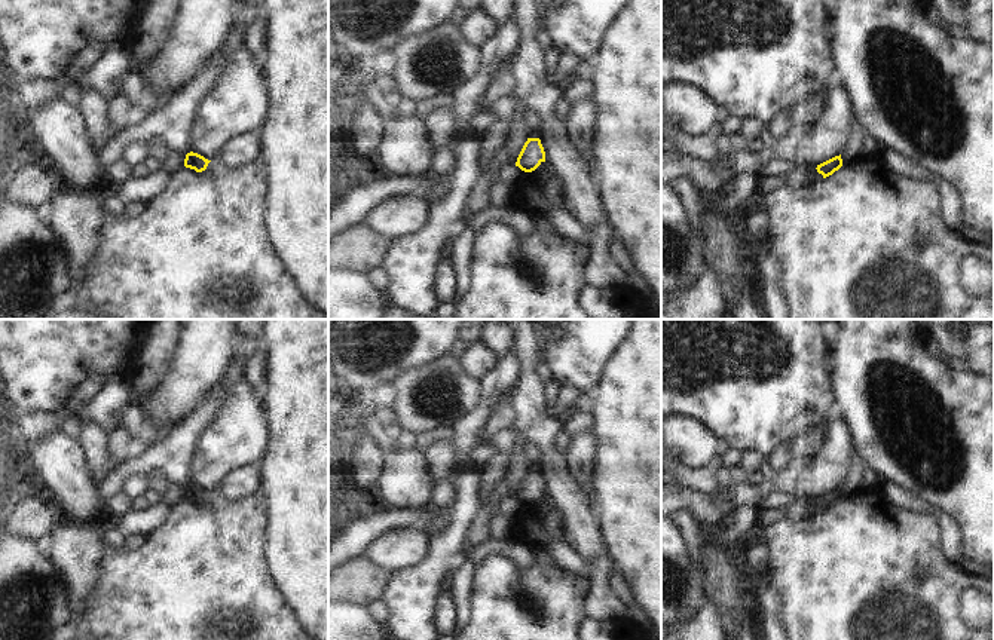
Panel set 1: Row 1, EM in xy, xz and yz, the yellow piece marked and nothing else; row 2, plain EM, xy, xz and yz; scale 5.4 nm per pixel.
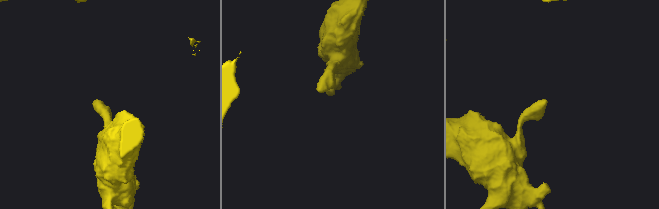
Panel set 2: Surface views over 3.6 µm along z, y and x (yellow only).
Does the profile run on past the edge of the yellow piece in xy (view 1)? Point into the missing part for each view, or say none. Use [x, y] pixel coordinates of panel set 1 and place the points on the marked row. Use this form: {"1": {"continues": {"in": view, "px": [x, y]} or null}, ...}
{"1": {"continues": null}}

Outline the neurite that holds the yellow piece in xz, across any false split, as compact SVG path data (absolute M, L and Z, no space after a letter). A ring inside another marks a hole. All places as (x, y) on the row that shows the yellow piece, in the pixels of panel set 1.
M527 138L524 143L516 166L524 172L535 171L542 162L545 162L545 151L539 138Z

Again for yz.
M841 154L835 156L820 165L817 165L817 172L823 175L823 178L832 175L835 171L838 171L842 166Z

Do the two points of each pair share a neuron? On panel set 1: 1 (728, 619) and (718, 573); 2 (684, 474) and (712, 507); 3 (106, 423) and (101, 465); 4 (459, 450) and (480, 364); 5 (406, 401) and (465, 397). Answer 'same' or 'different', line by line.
1: same
2: different
3: different
4: different
5: same

